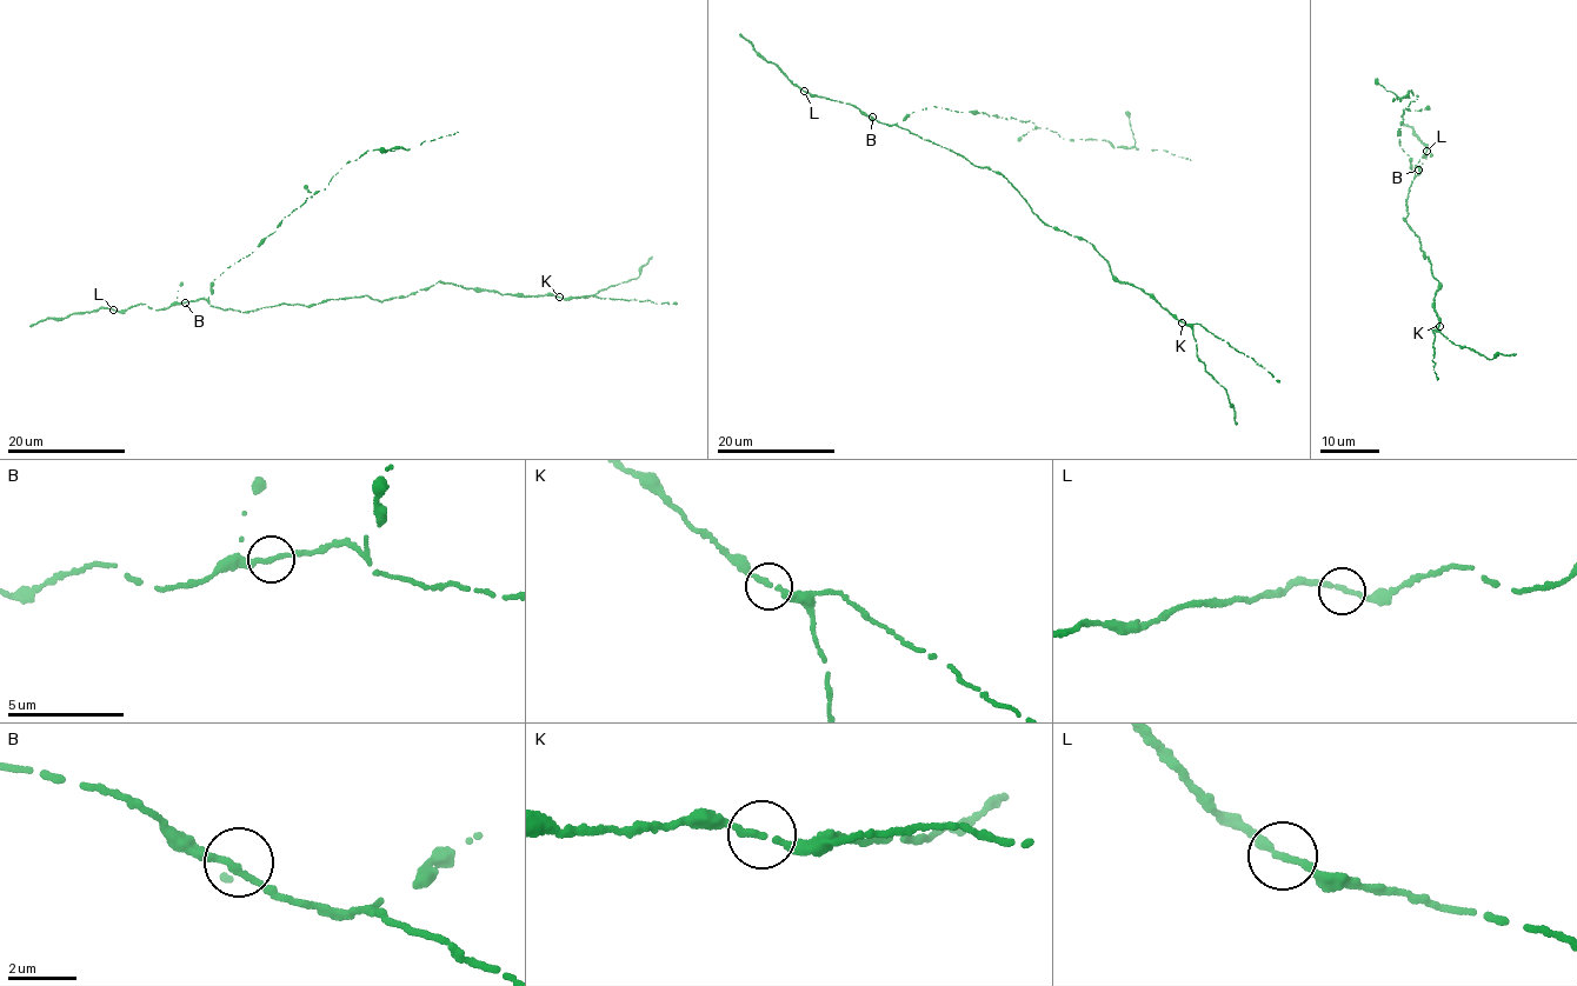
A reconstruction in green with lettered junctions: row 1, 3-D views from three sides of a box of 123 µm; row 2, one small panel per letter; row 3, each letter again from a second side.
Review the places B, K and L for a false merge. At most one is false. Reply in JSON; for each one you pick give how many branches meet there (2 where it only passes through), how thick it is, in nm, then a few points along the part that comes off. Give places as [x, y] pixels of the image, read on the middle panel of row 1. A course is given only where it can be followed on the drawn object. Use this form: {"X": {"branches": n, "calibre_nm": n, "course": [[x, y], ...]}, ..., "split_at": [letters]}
{"split_at": []}

